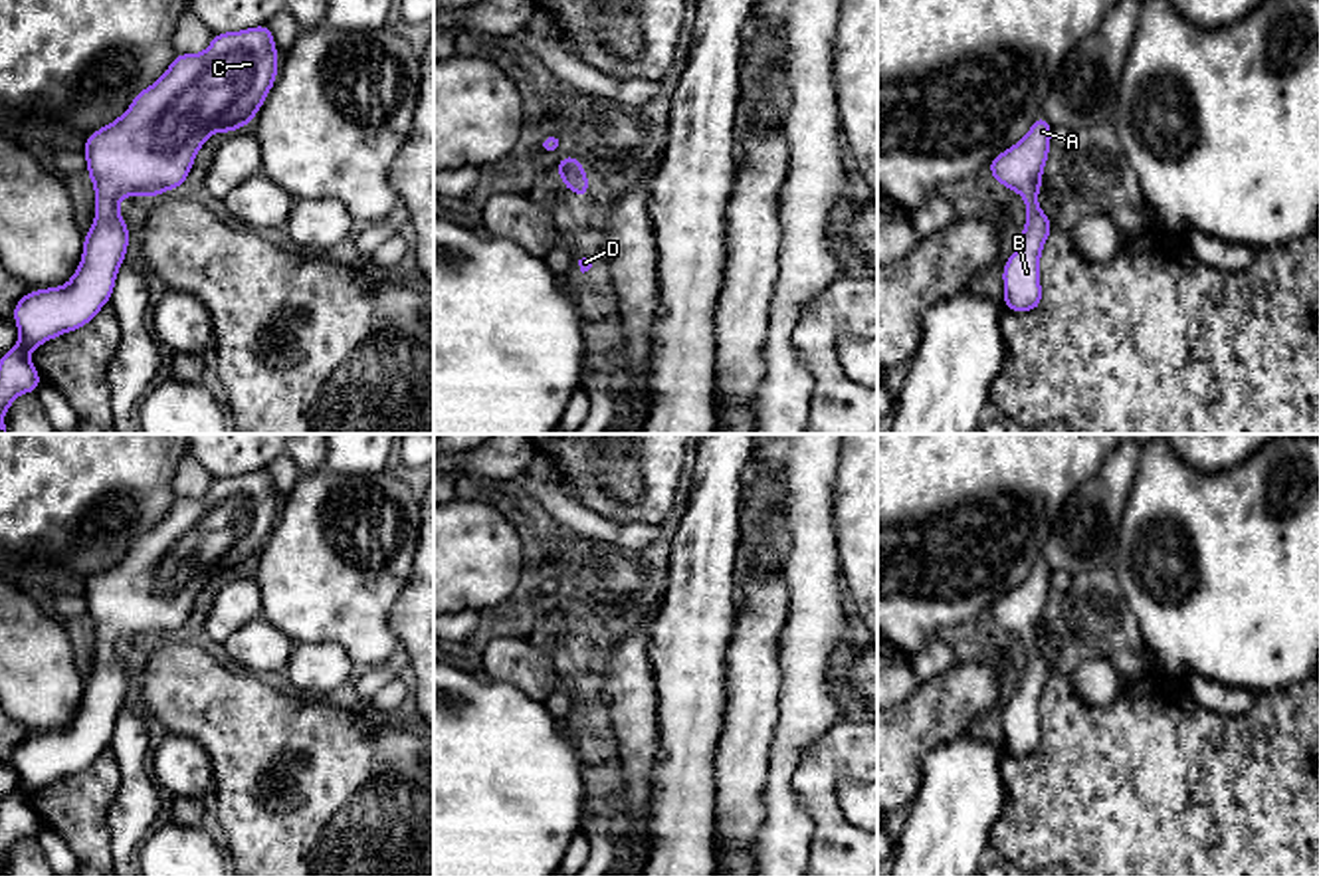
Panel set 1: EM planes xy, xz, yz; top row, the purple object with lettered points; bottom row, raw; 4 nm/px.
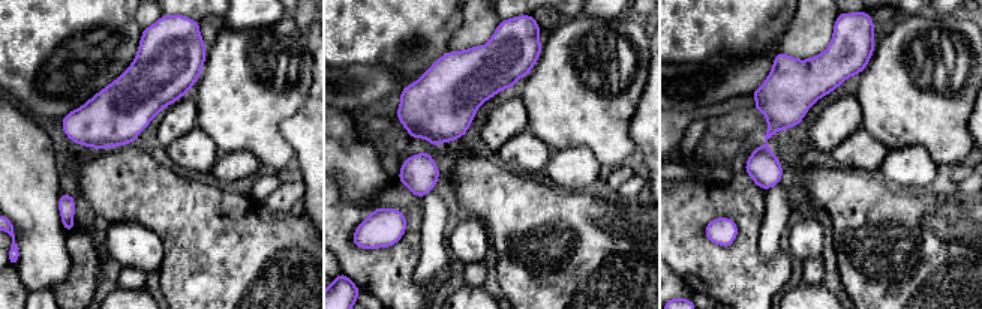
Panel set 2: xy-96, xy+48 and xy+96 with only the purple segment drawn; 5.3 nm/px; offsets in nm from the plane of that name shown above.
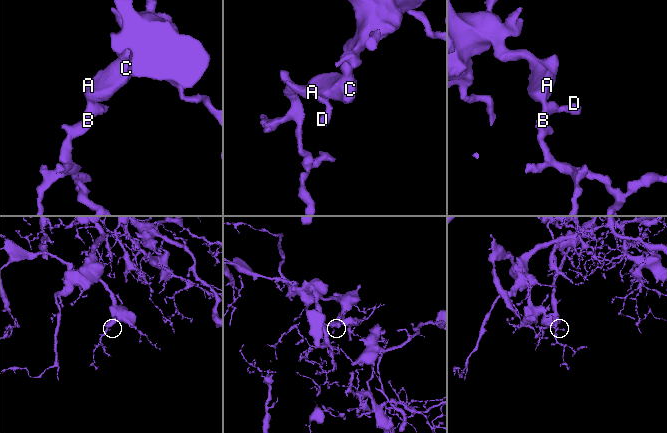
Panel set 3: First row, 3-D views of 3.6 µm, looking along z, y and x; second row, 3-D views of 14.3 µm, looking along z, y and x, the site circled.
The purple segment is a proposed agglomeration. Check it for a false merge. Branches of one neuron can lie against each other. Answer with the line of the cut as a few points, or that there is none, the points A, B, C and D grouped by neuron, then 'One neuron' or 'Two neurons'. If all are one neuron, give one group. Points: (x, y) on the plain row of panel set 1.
No split. Groups: A B C D. One neuron

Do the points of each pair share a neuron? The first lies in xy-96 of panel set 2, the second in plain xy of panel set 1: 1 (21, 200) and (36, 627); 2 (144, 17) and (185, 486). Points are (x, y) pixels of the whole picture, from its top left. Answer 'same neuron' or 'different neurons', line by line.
1: same neuron
2: same neuron

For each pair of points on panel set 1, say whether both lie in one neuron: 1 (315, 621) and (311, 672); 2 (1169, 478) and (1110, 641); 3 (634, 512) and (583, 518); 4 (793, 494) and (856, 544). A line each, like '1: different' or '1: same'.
1: different
2: different
3: different
4: different

